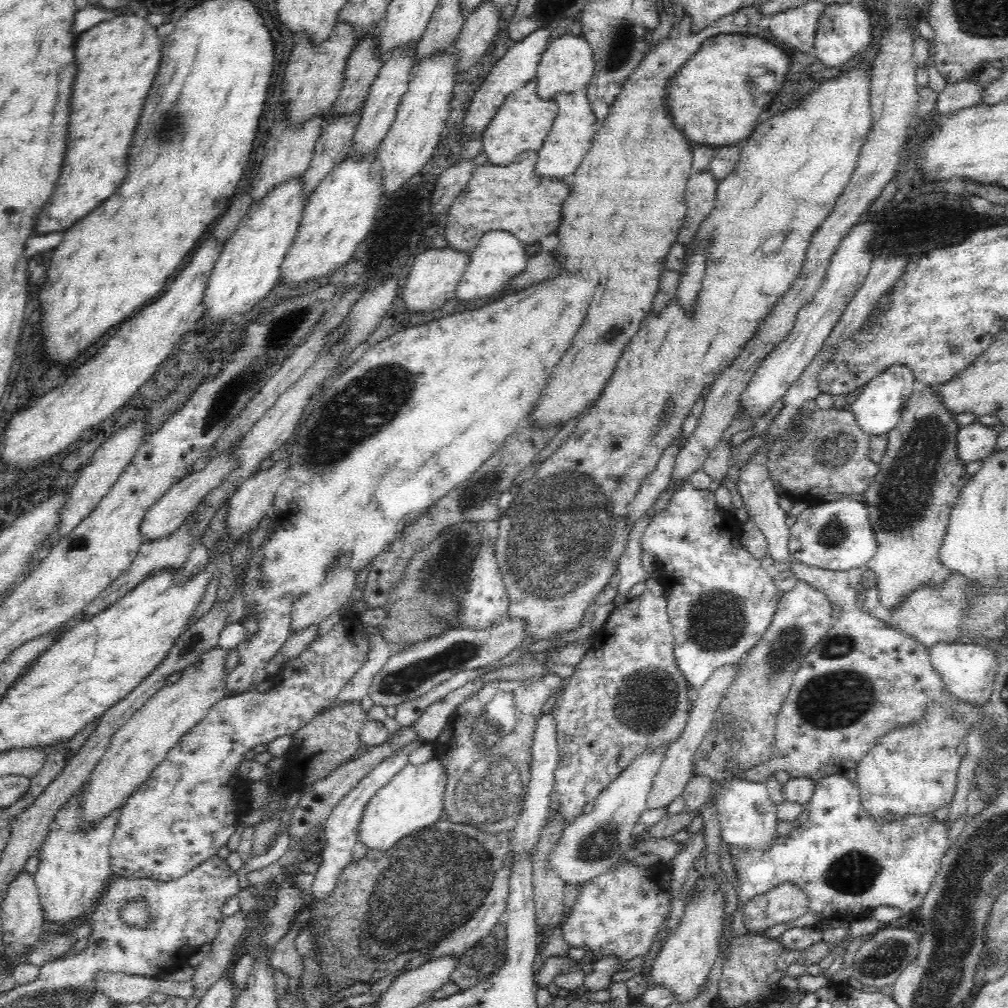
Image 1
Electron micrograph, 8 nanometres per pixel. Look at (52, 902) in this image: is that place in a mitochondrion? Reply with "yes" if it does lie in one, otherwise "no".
no

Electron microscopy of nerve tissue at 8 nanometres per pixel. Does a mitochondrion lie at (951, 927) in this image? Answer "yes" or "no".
yes

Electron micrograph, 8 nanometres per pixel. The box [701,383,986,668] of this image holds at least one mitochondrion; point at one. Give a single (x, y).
(902, 497)

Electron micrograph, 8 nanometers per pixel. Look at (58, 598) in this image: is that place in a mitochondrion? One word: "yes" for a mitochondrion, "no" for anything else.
yes

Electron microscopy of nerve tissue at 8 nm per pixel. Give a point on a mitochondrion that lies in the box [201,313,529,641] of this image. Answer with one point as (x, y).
(371, 403)

